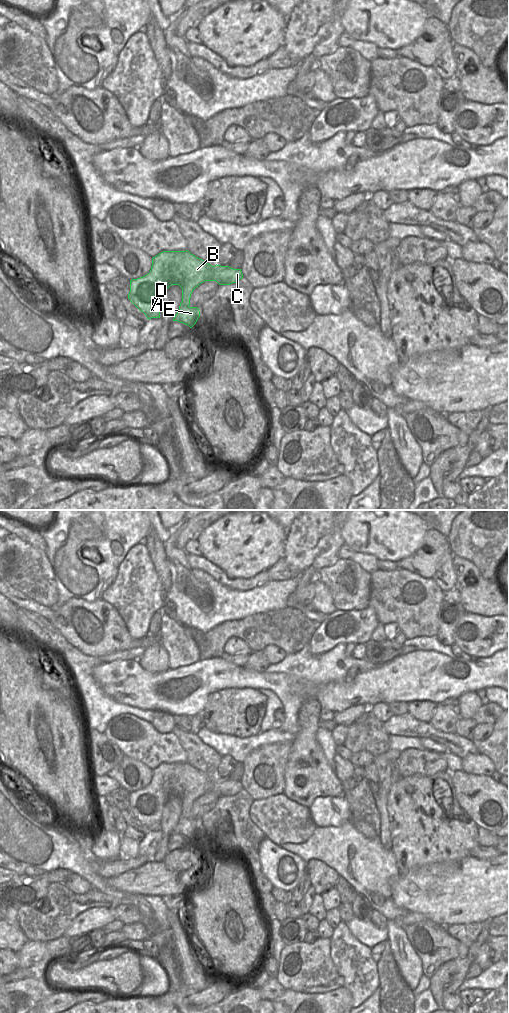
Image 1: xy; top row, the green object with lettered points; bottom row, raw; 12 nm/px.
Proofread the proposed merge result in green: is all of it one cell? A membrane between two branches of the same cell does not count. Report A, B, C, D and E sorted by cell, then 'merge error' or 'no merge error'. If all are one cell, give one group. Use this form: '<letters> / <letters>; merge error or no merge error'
A B D E / C; merge error

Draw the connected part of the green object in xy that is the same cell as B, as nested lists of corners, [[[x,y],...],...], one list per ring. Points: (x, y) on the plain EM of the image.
[[[163,763],[152,770],[151,782],[143,789],[130,792],[128,811],[147,831],[160,830],[164,804],[171,797],[182,800],[182,813],[173,833],[192,840],[200,823],[190,819],[193,802],[206,793],[206,783],[211,779],[206,773],[186,763]]]

